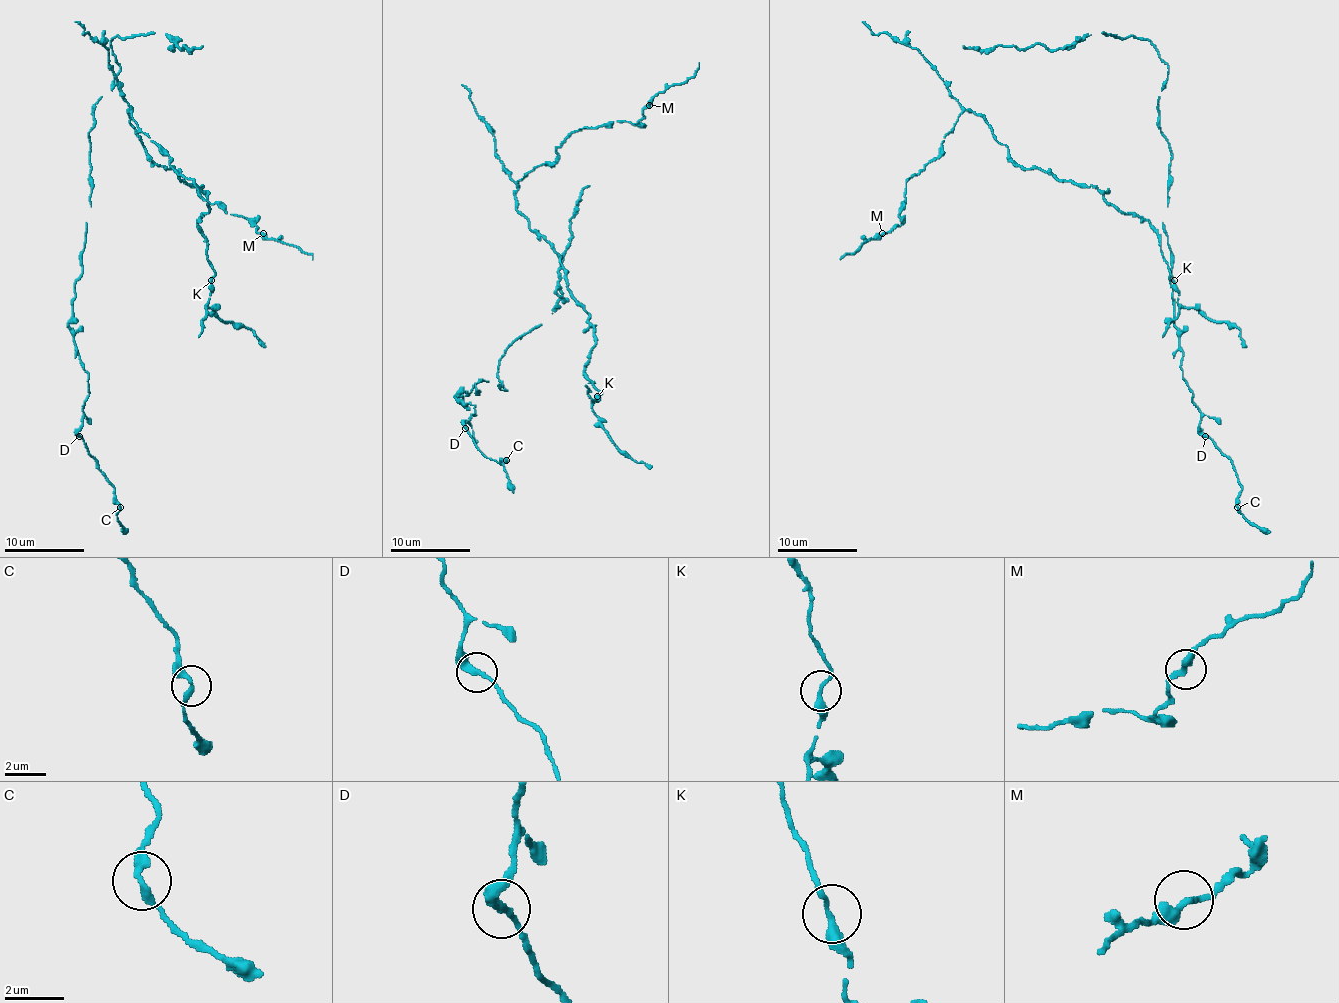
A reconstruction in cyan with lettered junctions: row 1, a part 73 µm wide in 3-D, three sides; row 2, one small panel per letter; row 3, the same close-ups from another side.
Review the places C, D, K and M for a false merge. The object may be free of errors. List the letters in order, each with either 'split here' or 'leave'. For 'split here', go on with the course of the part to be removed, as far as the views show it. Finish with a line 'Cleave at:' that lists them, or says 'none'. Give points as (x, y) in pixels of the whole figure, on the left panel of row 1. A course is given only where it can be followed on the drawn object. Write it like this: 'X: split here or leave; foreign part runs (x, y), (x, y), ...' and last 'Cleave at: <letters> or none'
C: leave
D: leave
K: leave
M: leave
Cleave at: none

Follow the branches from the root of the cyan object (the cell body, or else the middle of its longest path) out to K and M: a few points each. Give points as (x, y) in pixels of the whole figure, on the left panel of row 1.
K: (209, 211), (199, 219), (199, 229), (207, 243), (207, 261), (215, 273), (211, 280)
M: (209, 211), (201, 185), (191, 187), (151, 159), (129, 111), (207, 201), (263, 233)

